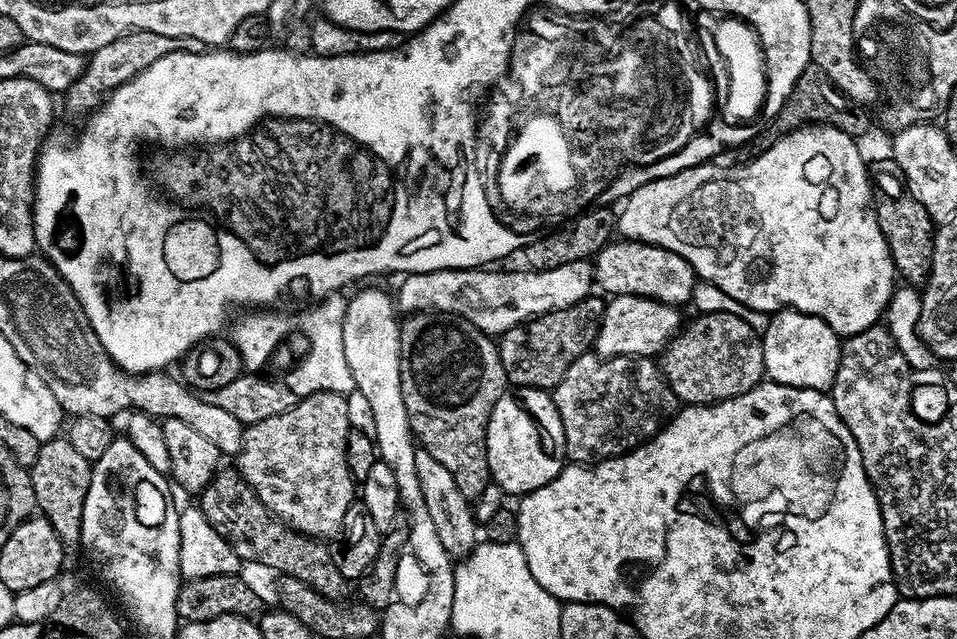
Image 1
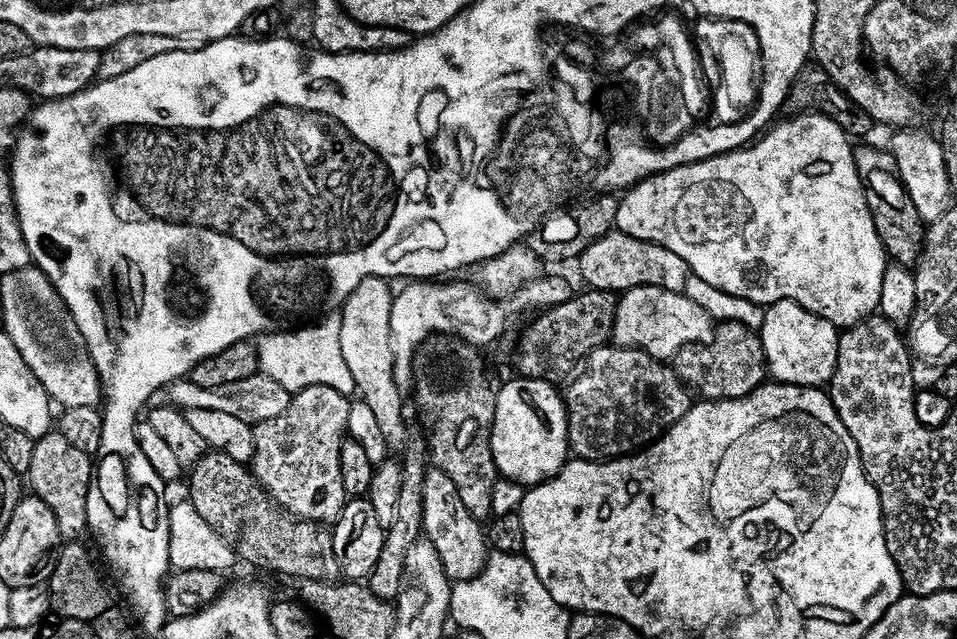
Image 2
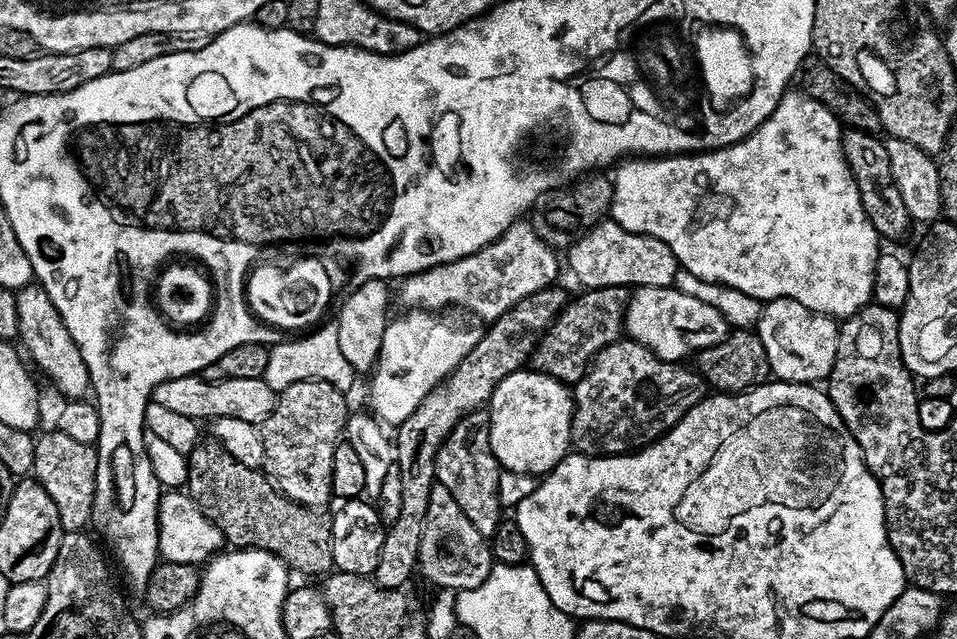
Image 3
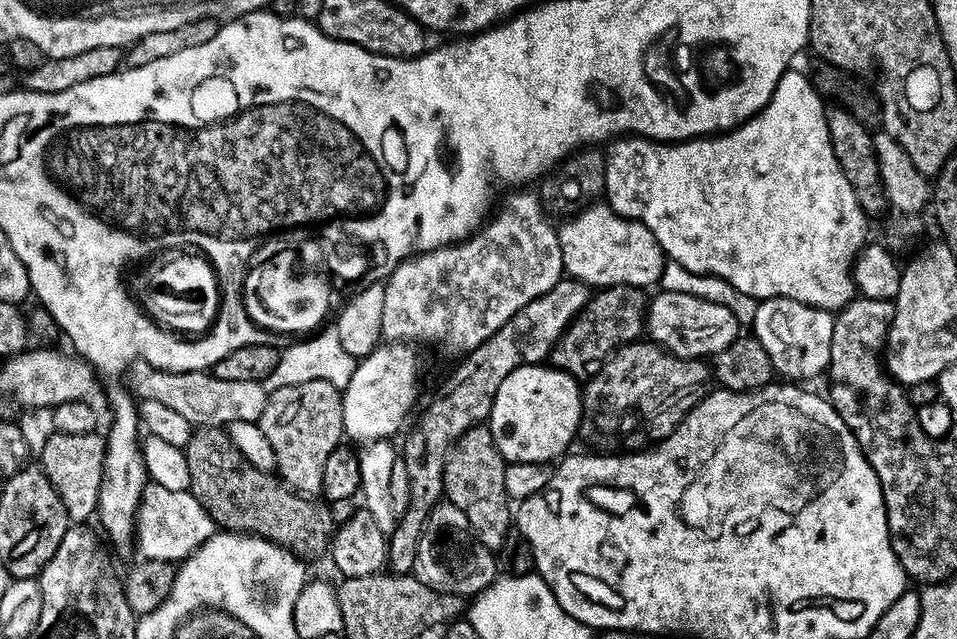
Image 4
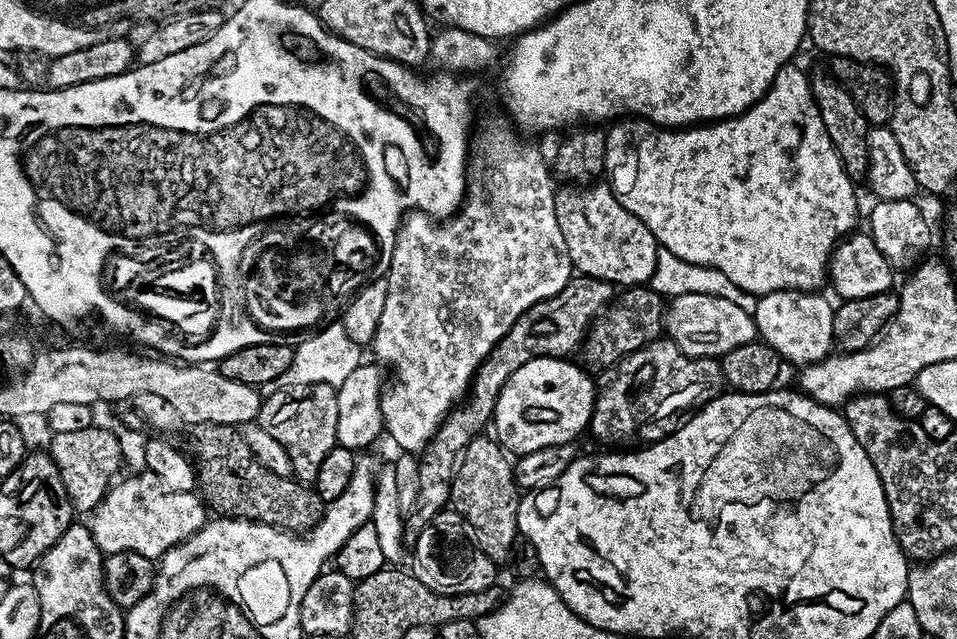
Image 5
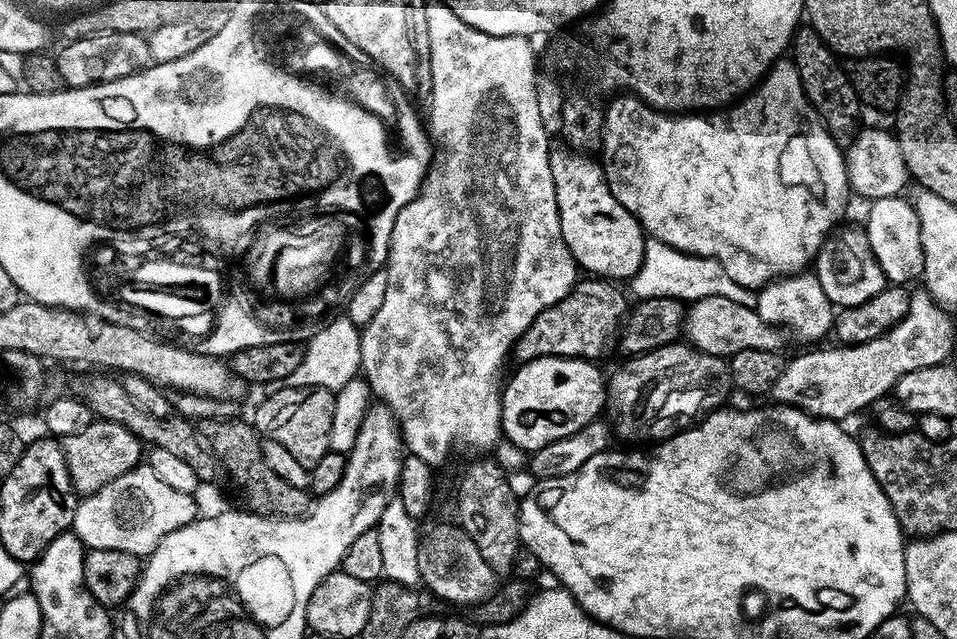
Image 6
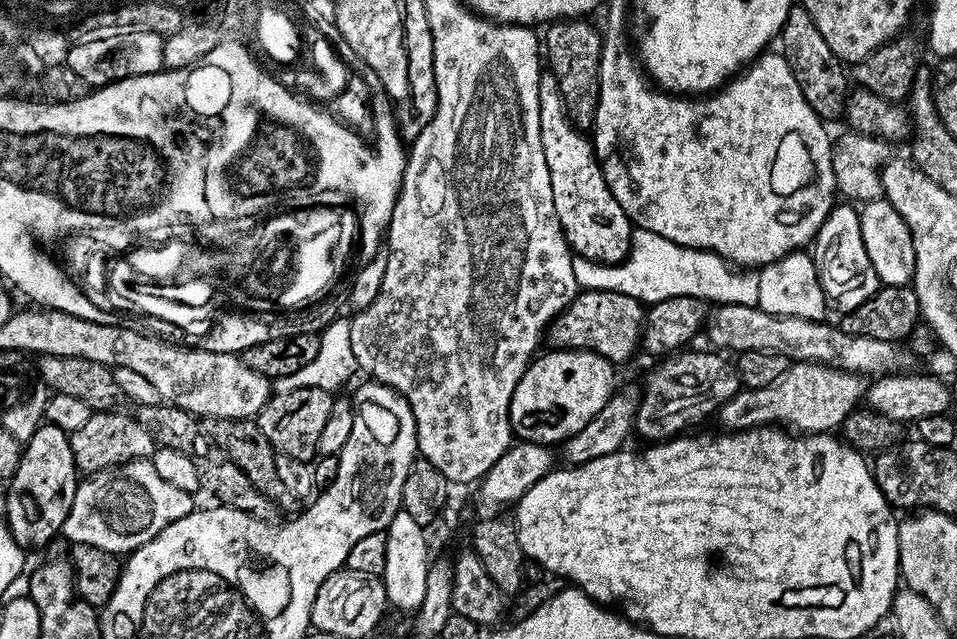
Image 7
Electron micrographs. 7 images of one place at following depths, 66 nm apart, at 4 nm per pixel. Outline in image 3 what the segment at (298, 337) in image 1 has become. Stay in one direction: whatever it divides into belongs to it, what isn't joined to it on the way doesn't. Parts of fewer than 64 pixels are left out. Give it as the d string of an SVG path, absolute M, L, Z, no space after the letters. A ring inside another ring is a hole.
M330 322L315 330L309 331L301 340L292 340L296 338L284 338L281 344L273 343L268 353L266 370L262 379L276 391L277 394L283 392L286 386L294 382L303 380L325 380L334 385L339 392L345 394L351 393L352 379L354 373L350 362L342 358L342 350L338 346L338 330L336 324ZM325 327L325 328L324 328ZM317 331L317 332L316 332ZM309 335L309 336L308 336Z

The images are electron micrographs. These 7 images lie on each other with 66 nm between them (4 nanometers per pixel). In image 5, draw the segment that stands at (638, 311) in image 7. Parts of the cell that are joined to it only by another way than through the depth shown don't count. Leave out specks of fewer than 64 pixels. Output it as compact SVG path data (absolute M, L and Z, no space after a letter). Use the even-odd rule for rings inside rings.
M573 275L558 294L530 306L510 330L506 330L503 338L496 343L494 350L480 364L476 376L472 379L470 395L459 406L449 412L448 417L440 423L440 429L434 438L419 453L418 459L418 502L413 512L407 513L404 522L405 545L415 546L422 530L434 518L434 514L445 511L452 498L452 479L458 467L458 457L465 446L489 427L492 415L496 413L498 394L502 386L518 370L518 366L526 366L534 358L555 356L568 358L584 343L589 328L597 316L612 303L614 299L613 285L593 276Z

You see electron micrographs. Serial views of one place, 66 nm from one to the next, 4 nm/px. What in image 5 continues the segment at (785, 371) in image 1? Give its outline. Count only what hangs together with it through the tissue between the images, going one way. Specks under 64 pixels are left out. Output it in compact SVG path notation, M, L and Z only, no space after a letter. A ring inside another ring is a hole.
M785 290L783 292L768 292L755 301L754 319L759 339L773 348L781 361L799 366L817 364L833 351L832 314L833 301L820 296L819 291L798 292Z

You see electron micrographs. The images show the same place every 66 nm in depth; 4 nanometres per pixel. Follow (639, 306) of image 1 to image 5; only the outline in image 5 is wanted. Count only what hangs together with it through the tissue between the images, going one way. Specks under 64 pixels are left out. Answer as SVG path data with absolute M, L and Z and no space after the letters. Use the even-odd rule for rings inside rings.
M682 294L667 301L664 309L664 332L688 356L711 356L723 358L730 350L746 346L757 339L756 321L753 313L743 308L743 303L731 298L718 298L714 294Z

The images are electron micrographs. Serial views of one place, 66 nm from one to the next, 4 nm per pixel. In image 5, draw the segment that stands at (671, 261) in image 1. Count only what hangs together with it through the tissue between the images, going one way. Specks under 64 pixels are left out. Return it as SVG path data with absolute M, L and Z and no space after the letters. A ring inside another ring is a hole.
M593 182L587 186L561 187L556 194L556 213L558 214L558 226L562 226L562 238L566 238L566 250L572 259L572 267L579 275L593 276L613 286L644 286L651 281L654 270L656 269L656 263L658 262L658 254L660 253L660 248L657 245L654 234L650 234L648 227L638 218L634 218L634 214L630 214L630 210L626 210L622 206L622 202L618 202L618 198L612 193L612 189L607 183Z

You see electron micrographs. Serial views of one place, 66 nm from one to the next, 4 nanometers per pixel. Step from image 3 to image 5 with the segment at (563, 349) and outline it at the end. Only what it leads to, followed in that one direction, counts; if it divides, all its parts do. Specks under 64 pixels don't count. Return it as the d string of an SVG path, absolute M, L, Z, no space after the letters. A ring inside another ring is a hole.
M628 286L597 316L587 337L578 349L579 359L588 370L603 370L617 364L624 356L634 354L650 342L661 339L664 332L665 297L650 286Z

